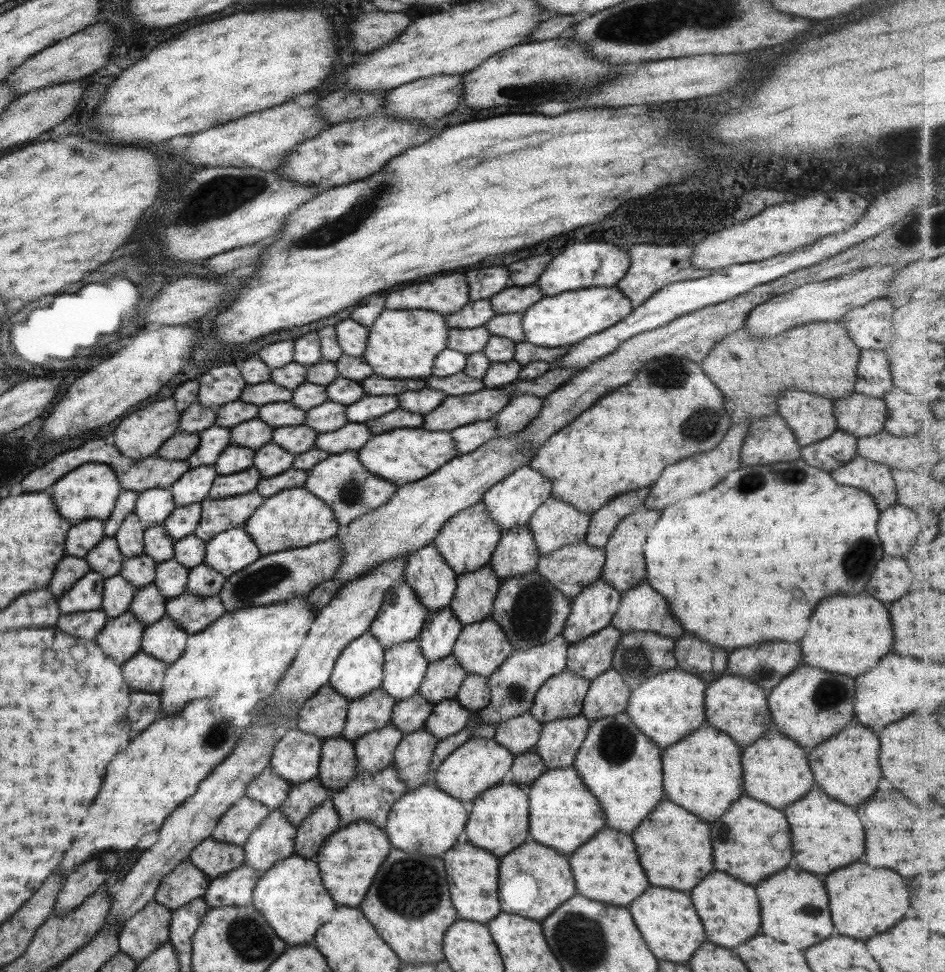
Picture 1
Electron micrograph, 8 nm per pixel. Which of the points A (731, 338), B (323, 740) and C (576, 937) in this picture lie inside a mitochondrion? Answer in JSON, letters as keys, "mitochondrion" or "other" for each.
{"A":"other","B":"other","C":"mitochondrion"}

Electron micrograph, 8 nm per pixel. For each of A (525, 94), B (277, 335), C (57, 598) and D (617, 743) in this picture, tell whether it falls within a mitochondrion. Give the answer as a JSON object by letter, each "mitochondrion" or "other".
{"A":"mitochondrion","B":"other","C":"other","D":"mitochondrion"}

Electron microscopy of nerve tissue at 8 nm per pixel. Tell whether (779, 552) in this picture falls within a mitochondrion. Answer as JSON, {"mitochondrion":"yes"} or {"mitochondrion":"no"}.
{"mitochondrion":"no"}

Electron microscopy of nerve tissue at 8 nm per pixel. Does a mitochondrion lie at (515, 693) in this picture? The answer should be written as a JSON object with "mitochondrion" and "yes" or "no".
{"mitochondrion":"yes"}

